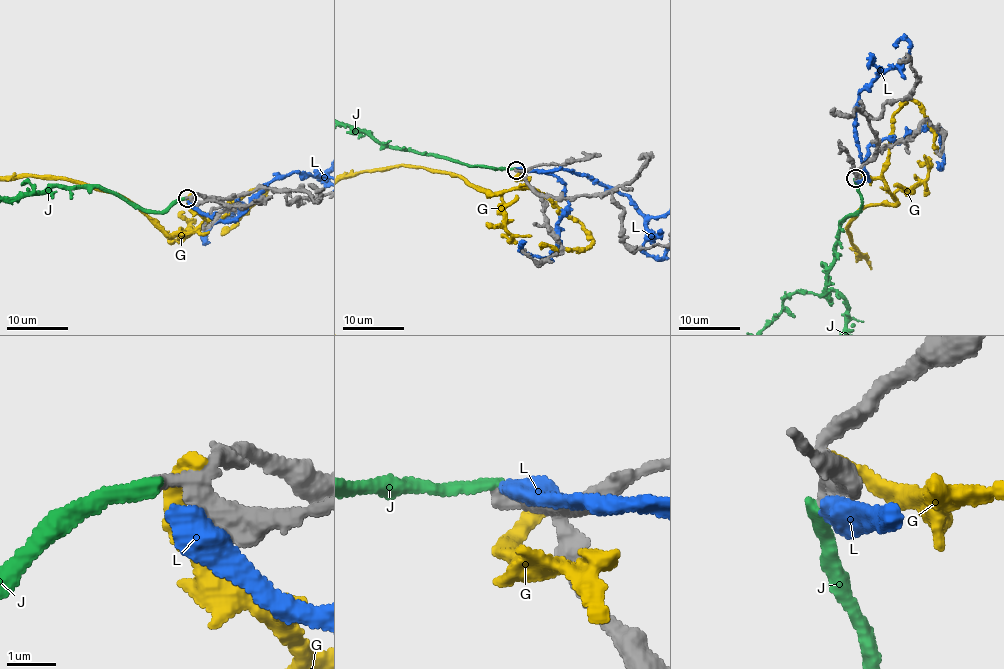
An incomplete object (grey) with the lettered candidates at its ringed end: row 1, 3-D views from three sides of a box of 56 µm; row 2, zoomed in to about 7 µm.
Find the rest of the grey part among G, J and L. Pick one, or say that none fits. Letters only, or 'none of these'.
none of these

